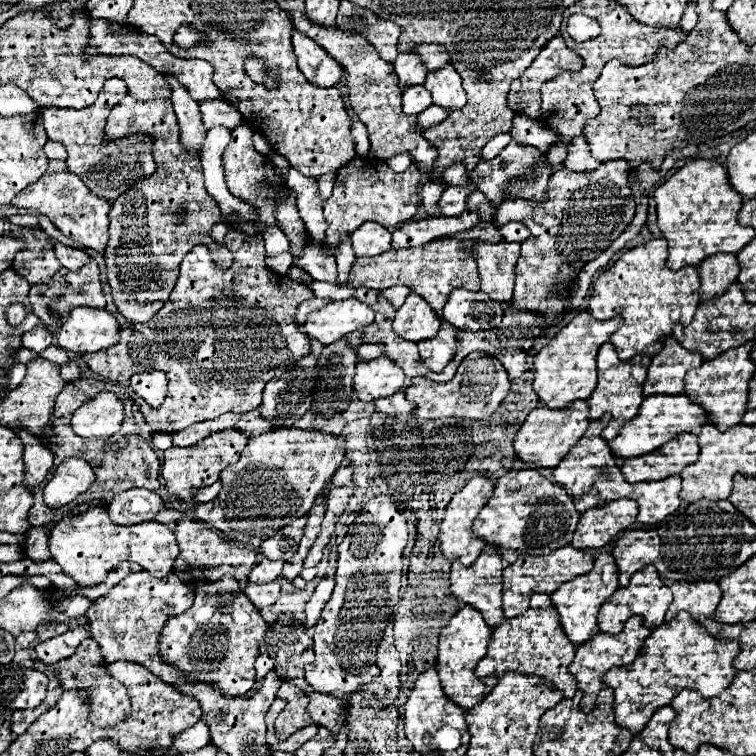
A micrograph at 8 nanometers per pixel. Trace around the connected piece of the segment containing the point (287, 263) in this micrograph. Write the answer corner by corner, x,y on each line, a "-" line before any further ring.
283,252
283,254
277,254
277,256
271,256
265,260
267,266
273,270
273,272
279,272
279,274
287,274
287,270
291,268
293,264
293,256
289,252

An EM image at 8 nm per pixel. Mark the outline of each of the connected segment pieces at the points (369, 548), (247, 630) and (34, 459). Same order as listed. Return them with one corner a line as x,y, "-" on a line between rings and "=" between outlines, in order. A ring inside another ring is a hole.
385,496
373,498
365,508
369,510
361,512
359,520
349,526
347,536
339,544
335,590
321,612
321,620
313,628
315,662
305,666
305,680
313,690
339,700
347,700
363,684
379,676
381,670
375,664
377,646
399,600
403,576
399,560
407,544
405,518
=
219,580
215,590
213,586
211,590
207,590
207,586
197,588
193,606
165,624
159,638
161,656
165,662
183,670
189,680
213,682
227,696
243,696
255,686
253,664
259,656
259,644
265,632
267,622
247,594
235,584
=
13,428
13,432
21,438
25,452
23,452
23,460
25,460
25,488
29,488
29,492
35,490
35,486
39,486
39,482
45,480
45,476
49,474
49,470
53,468
53,460
55,454
33,434
27,432
27,428

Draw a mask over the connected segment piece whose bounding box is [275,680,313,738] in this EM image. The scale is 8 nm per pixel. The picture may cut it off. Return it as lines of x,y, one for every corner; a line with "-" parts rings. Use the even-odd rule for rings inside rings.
284,680
277,690
277,698
287,700
287,708
283,708
283,712
275,720
275,732
279,738
287,738
295,730
313,722
305,710
309,698
297,686
290,685
289,681

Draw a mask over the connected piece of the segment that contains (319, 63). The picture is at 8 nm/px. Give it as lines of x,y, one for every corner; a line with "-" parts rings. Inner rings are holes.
293,28
293,48
295,48
299,70
307,76
311,84
317,86
339,84
343,76
341,66
335,60
331,60
331,56
327,56
327,52
319,48
319,44
315,44
311,38
301,34
297,28

